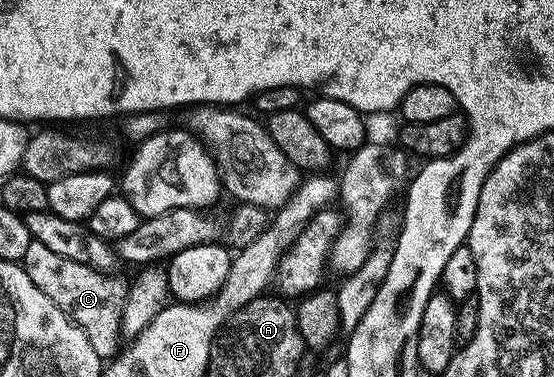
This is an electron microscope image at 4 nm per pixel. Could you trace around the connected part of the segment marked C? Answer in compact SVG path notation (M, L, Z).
M31 242L27 245L27 253L23 260L27 277L35 281L35 285L59 309L63 309L65 316L77 327L83 329L87 341L91 341L91 349L103 361L109 361L118 354L117 339L122 338L121 318L126 294L126 284L113 279L112 274L96 271L87 265L79 265L79 261L67 261L67 257L59 257L47 249L47 245Z

